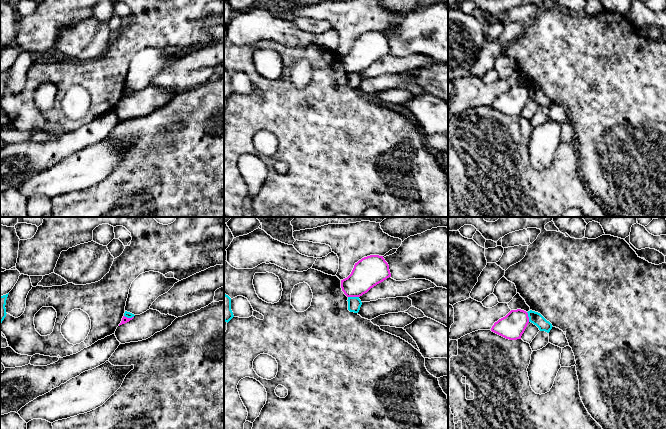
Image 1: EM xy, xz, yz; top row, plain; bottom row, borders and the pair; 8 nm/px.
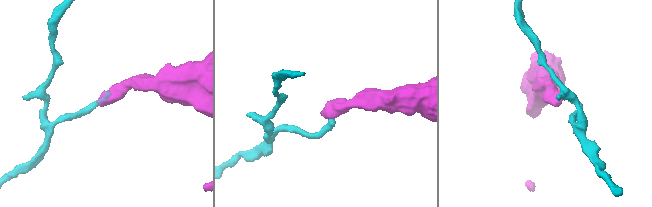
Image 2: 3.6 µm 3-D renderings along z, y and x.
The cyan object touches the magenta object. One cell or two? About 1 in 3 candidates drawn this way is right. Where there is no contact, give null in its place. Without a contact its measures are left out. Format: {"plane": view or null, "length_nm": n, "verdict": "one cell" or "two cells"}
{"plane": "xz", "length_nm": 90, "verdict": "two cells"}

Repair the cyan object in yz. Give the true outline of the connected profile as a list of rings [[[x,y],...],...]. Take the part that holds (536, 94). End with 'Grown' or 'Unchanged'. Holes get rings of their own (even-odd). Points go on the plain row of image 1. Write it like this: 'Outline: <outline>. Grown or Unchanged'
Outline: [[[532,86],[528,87],[527,89],[529,93],[529,98],[536,101],[540,107],[545,107],[547,109],[550,108],[553,103],[552,100],[547,97],[540,89]]]. Unchanged

